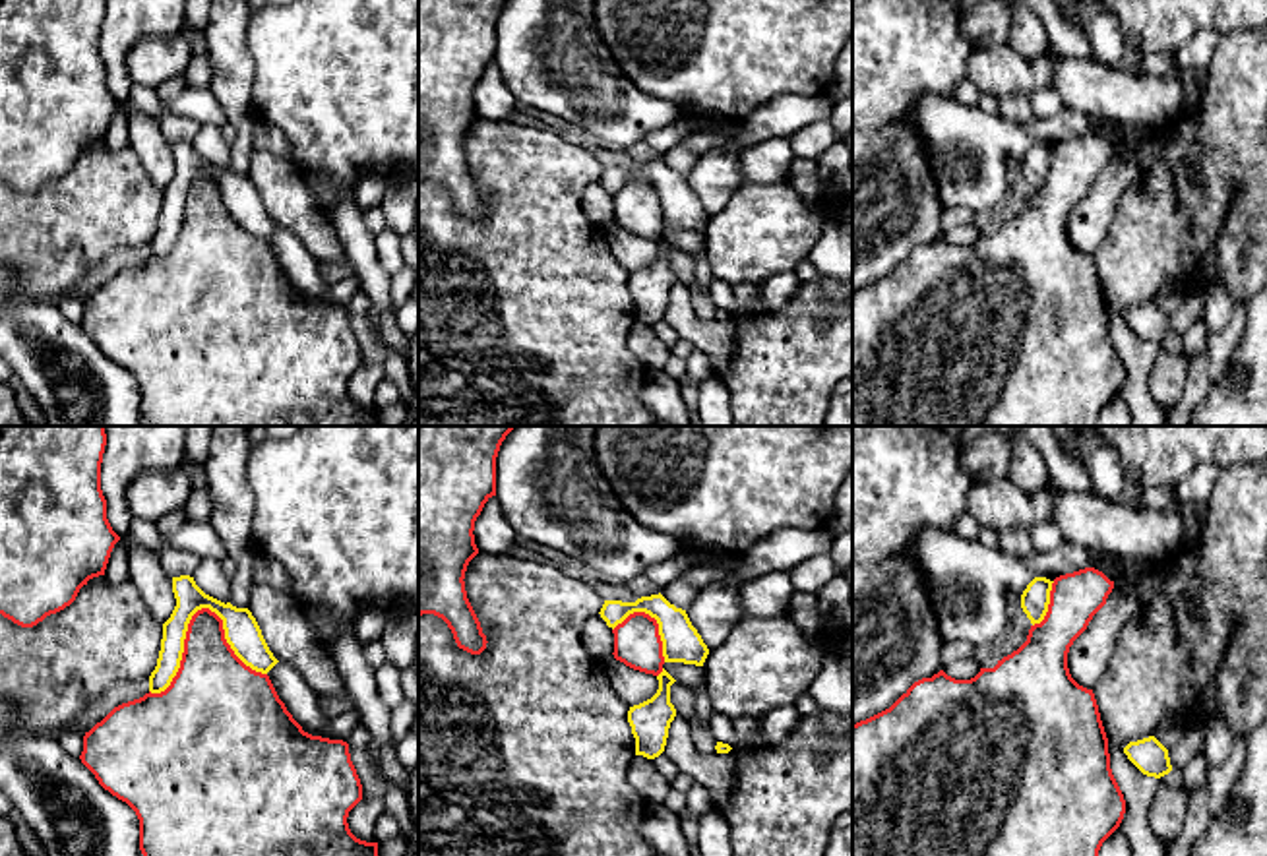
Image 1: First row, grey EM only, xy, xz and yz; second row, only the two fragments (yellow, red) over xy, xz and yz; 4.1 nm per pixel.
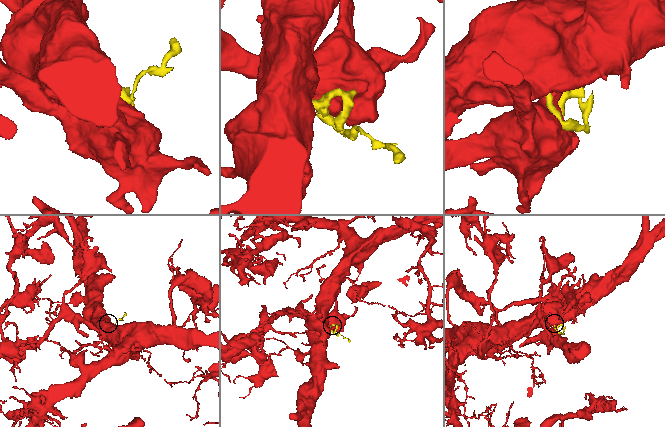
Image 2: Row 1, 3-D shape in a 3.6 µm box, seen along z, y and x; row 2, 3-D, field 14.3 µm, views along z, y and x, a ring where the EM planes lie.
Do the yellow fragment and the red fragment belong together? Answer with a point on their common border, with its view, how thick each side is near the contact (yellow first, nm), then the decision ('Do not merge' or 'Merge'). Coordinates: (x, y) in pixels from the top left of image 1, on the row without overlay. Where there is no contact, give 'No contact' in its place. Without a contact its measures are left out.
Touches yellow at xy (194, 179). Thickness 150 nm (yellow) against 260 nm. Do not merge

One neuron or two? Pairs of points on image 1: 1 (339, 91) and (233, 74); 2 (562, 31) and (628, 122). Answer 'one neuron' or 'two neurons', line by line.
1: two neurons
2: one neuron

